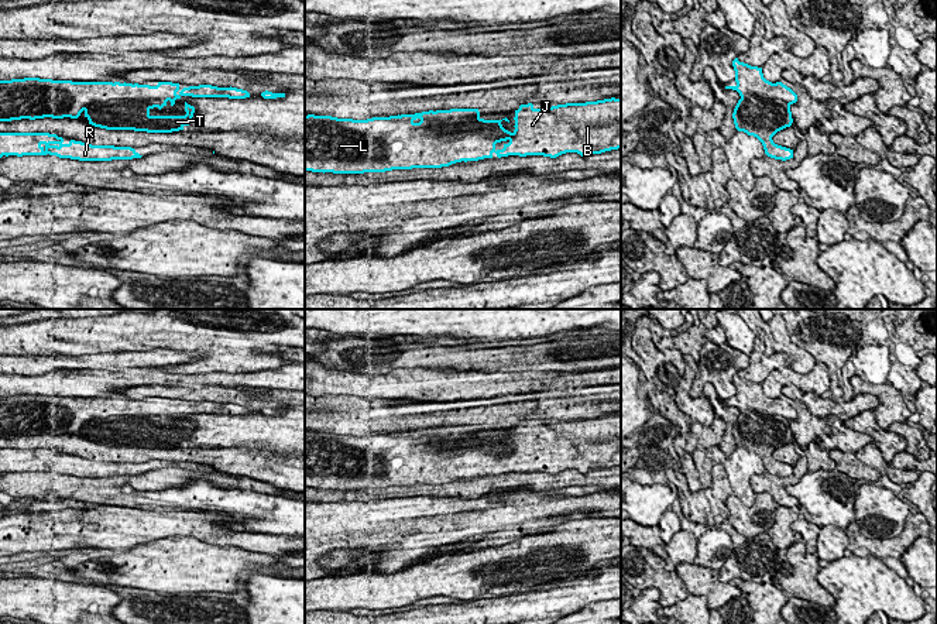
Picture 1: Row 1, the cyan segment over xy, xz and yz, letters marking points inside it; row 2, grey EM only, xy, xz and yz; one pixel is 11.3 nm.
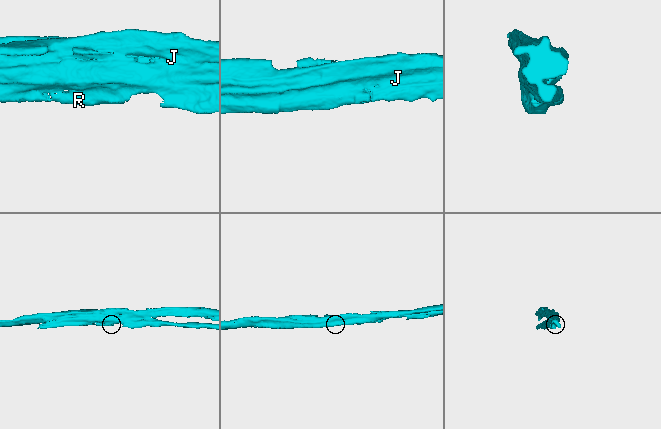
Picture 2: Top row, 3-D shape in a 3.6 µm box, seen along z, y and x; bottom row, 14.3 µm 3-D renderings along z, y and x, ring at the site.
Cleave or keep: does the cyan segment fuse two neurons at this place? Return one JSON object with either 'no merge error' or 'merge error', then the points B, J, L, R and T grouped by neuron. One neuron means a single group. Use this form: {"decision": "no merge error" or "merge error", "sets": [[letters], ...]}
{"decision": "merge error", "sets": [["B", "J", "L"], ["R", "T"]]}

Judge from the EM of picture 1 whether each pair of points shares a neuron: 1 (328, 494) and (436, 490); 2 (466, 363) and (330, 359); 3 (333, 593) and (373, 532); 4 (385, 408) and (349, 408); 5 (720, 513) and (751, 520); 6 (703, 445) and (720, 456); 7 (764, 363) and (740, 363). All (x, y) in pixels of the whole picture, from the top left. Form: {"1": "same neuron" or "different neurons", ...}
{"1": "same neuron", "2": "same neuron", "3": "different neurons", "4": "same neuron", "5": "different neurons", "6": "different neurons", "7": "different neurons"}

